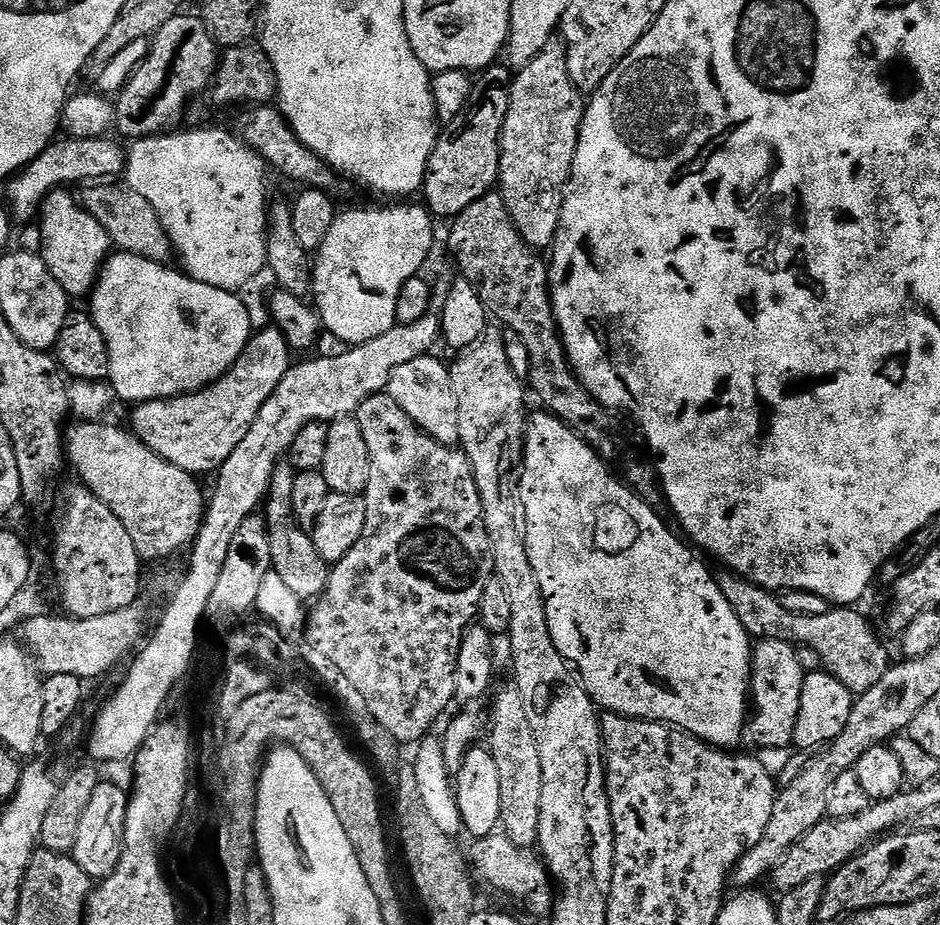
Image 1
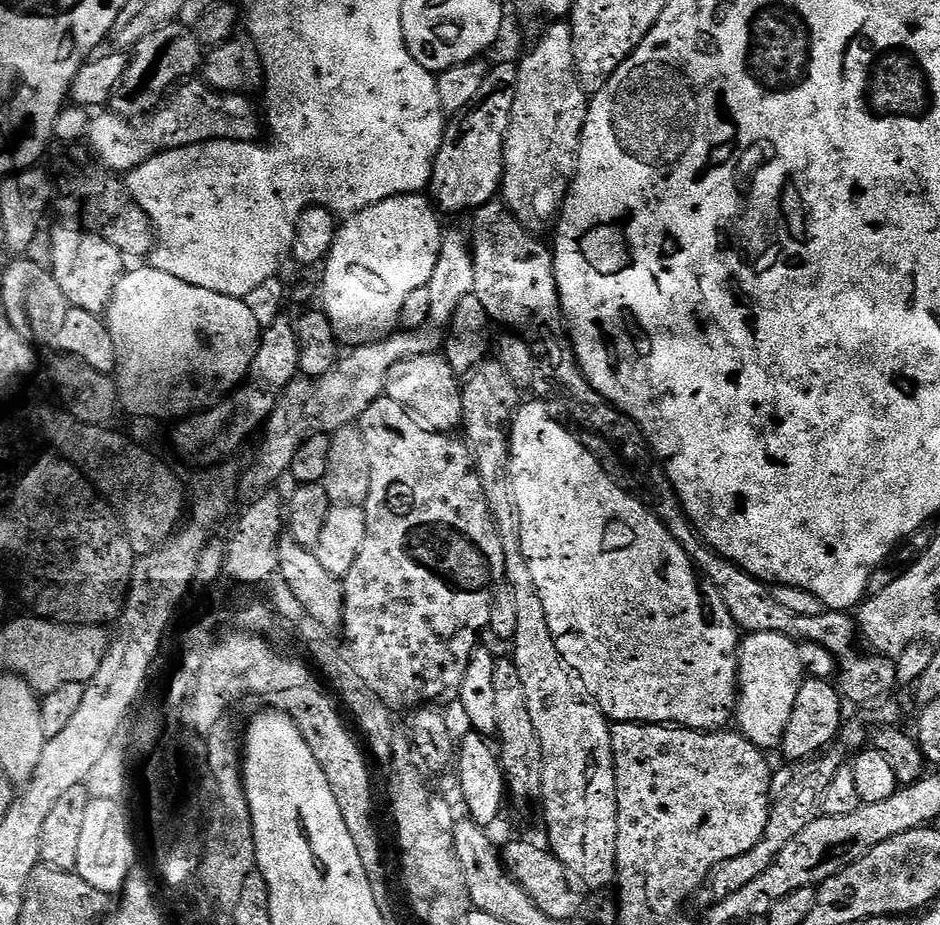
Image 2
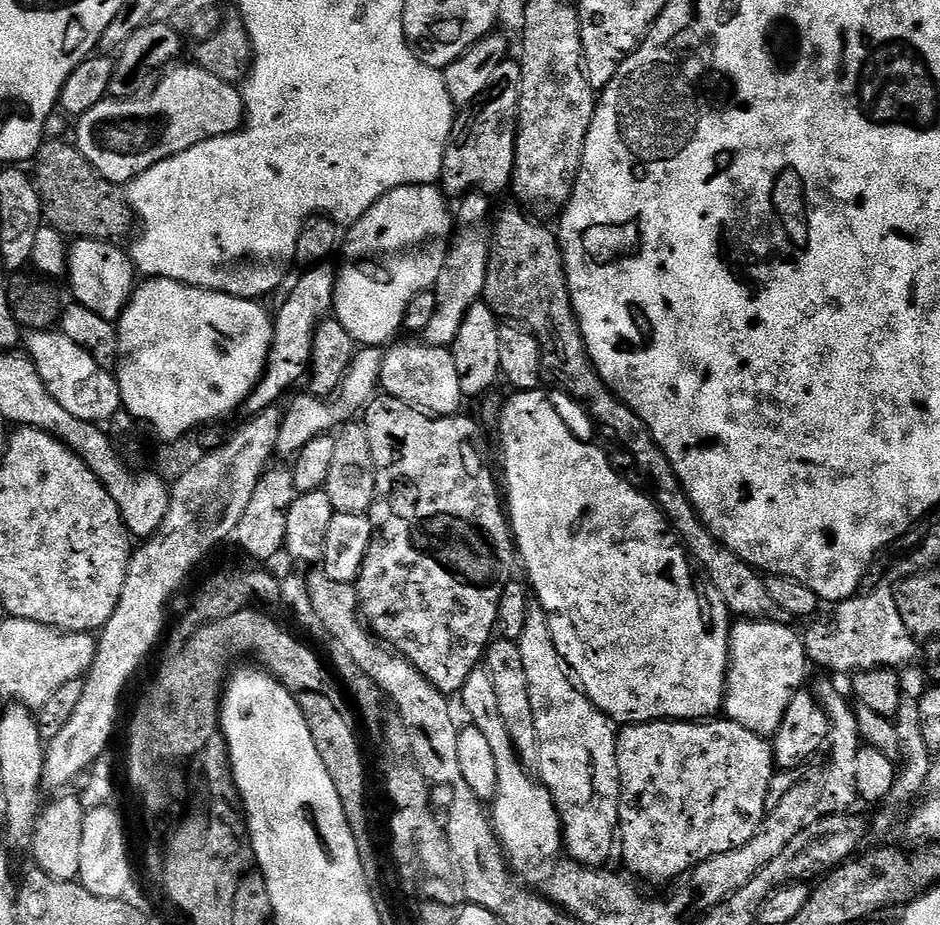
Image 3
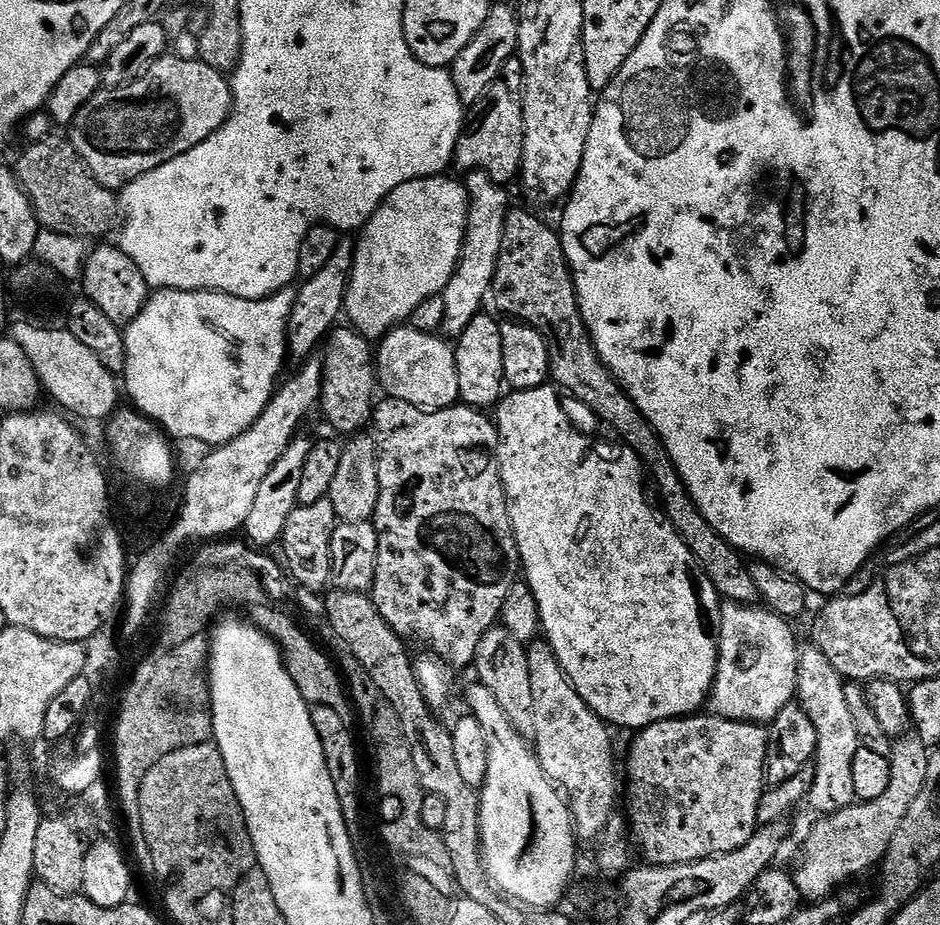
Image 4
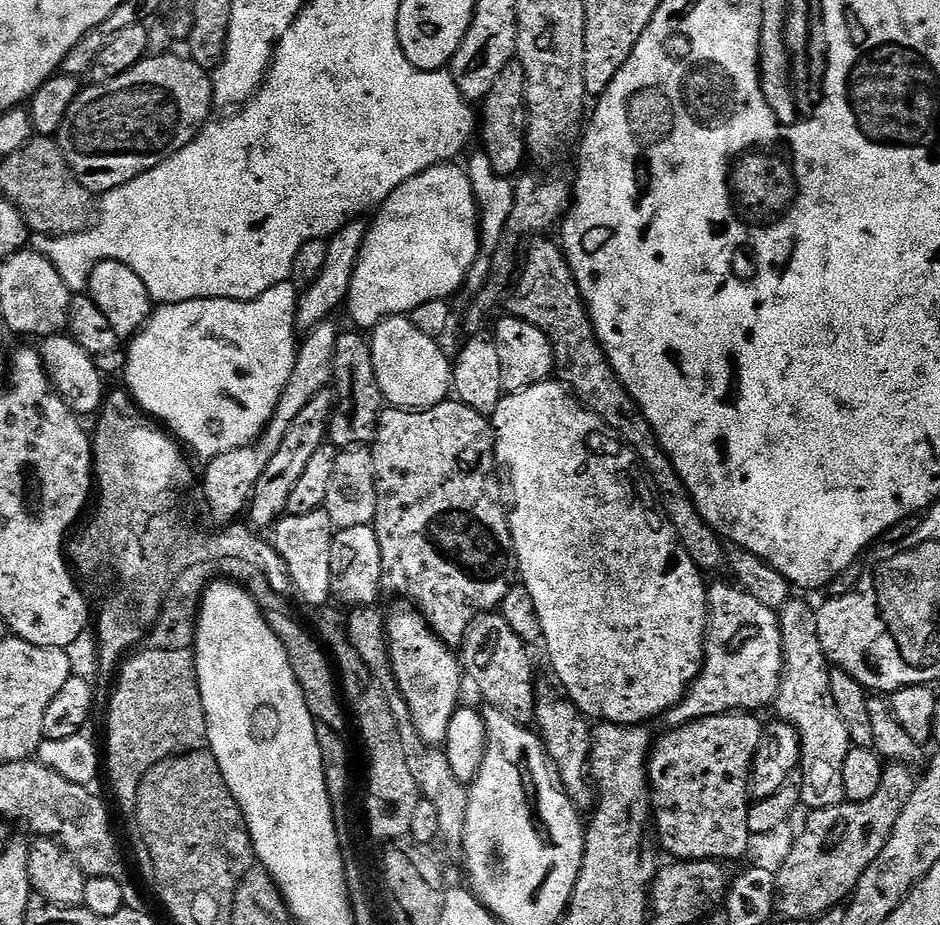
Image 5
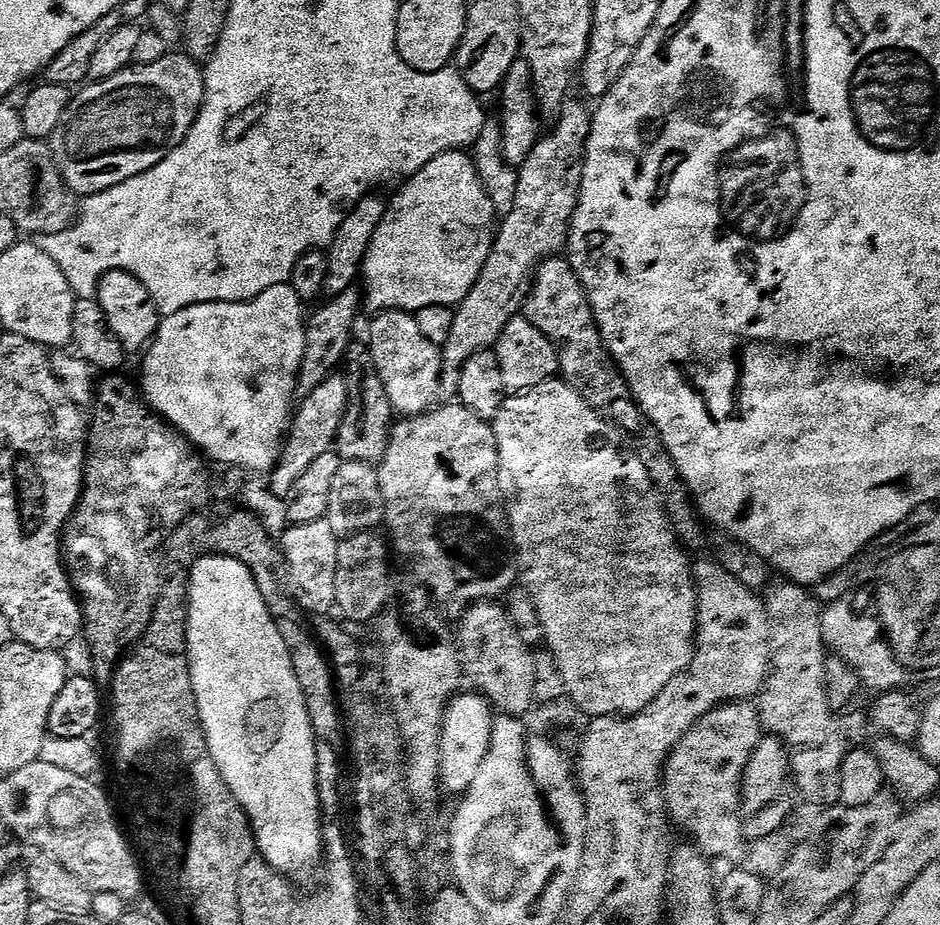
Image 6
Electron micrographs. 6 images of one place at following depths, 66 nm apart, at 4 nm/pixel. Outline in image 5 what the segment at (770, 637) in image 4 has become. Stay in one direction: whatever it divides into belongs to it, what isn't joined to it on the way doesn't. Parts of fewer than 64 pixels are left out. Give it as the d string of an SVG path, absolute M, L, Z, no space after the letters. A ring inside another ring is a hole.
M735 583L712 584L708 589L708 634L704 641L704 665L688 692L666 714L669 729L693 720L727 716L729 712L759 713L773 703L784 674L784 643L780 618L754 594Z

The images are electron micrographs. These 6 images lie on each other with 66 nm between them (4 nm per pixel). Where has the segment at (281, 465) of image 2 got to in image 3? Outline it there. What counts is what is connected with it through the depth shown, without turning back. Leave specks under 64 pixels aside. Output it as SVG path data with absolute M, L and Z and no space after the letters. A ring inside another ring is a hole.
M470 192L467 196L459 197L457 204L460 205L455 205L454 208L452 242L434 289L438 298L438 310L434 310L434 318L426 325L422 334L423 343L435 348L451 349L466 314L476 304L481 303L486 286L488 255L492 249L490 221L494 216L493 201L482 192ZM361 347L352 360L350 370L335 396L327 400L319 396L303 394L304 396L298 397L289 408L285 407L283 409L284 420L278 430L276 456L280 458L282 456L295 457L296 453L302 450L302 446L306 446L306 442L339 429L355 417L352 415L356 411L357 415L361 410L367 408L380 388L380 371L382 370L383 361L384 352L379 347Z

